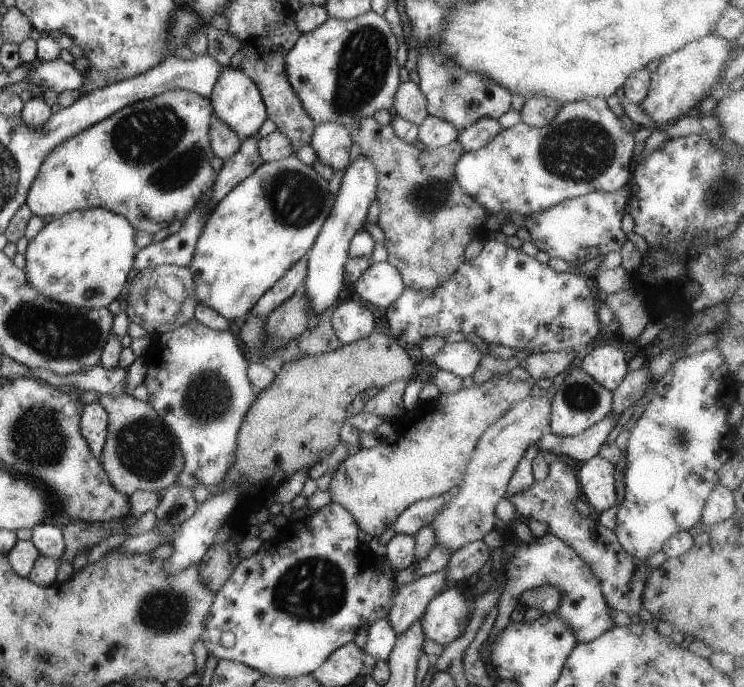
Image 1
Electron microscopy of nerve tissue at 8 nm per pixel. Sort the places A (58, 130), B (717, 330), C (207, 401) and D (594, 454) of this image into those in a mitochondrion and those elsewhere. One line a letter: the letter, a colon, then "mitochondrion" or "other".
A: other
B: other
C: mitochondrion
D: other

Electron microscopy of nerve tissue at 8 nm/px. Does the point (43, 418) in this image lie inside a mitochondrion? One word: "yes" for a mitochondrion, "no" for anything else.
yes

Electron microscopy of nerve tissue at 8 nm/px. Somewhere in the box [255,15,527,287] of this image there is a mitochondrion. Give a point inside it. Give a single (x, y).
(365, 58)

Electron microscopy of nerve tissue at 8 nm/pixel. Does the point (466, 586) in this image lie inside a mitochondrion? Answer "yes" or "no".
no

